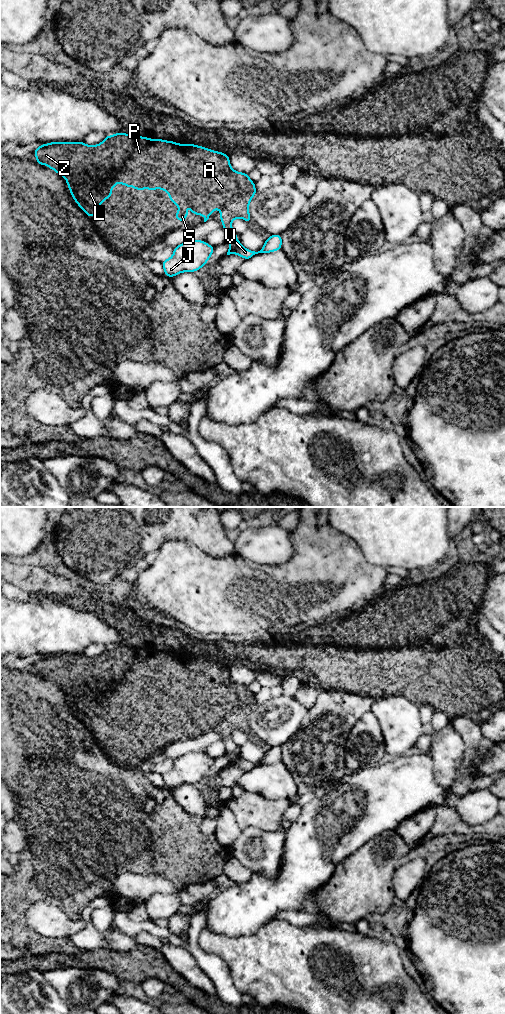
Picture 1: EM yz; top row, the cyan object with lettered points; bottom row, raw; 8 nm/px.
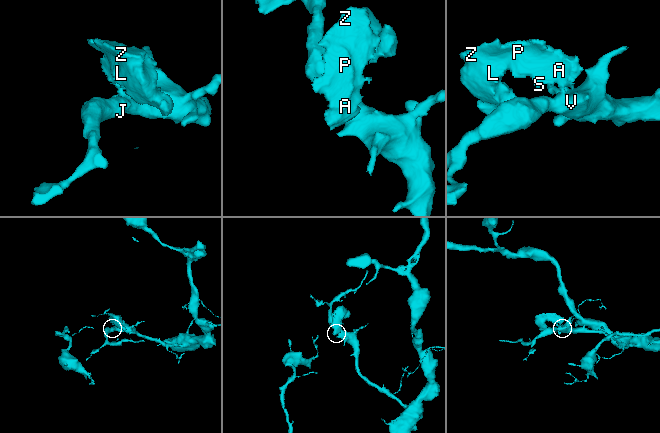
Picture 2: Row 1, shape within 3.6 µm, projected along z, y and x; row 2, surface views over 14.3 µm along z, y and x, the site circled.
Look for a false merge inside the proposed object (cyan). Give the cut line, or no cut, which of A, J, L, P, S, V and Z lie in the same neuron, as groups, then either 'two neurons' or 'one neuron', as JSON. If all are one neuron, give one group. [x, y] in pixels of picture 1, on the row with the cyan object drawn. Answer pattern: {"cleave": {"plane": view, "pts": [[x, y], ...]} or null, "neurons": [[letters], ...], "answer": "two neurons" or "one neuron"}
{"cleave": {"plane": "yz", "pts": [[230, 225], [224, 228]]}, "neurons": [["A", "L", "P", "S", "Z"], ["J", "V"]], "answer": "two neurons"}

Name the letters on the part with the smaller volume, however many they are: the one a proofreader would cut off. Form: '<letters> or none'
A, L, P, S, Z

